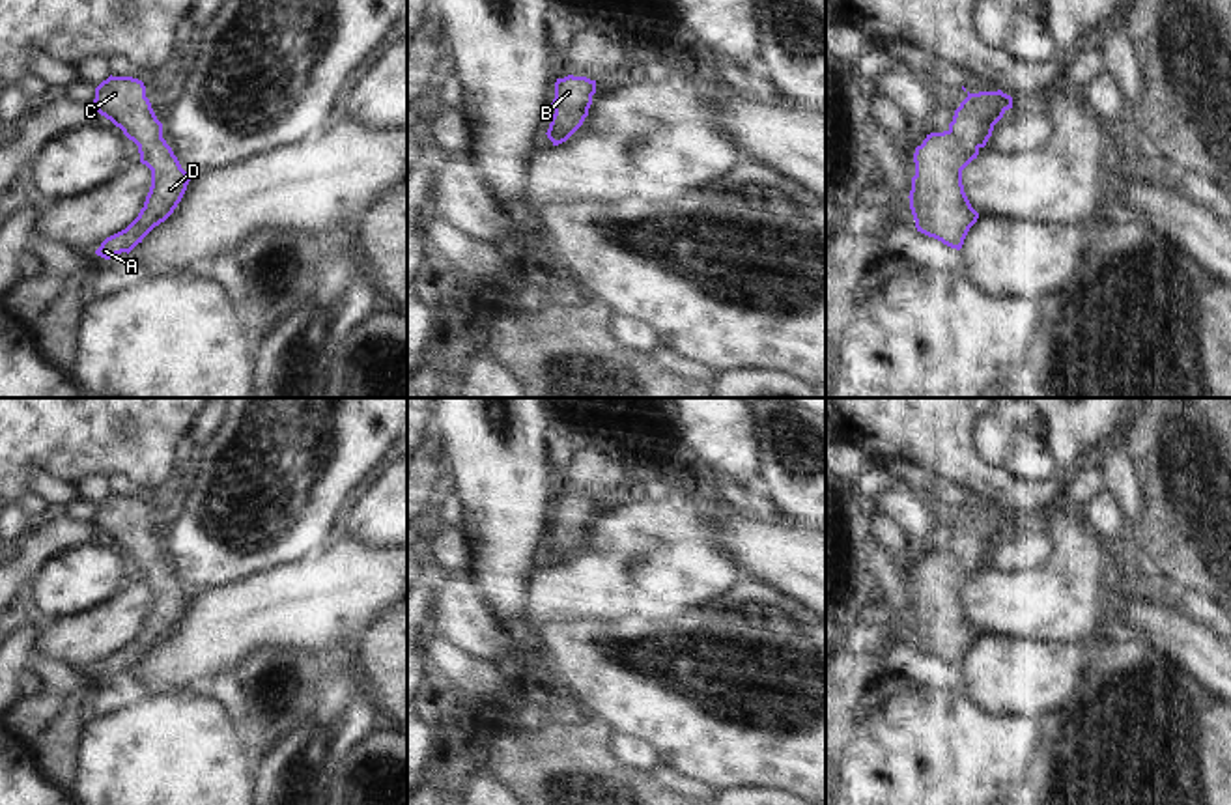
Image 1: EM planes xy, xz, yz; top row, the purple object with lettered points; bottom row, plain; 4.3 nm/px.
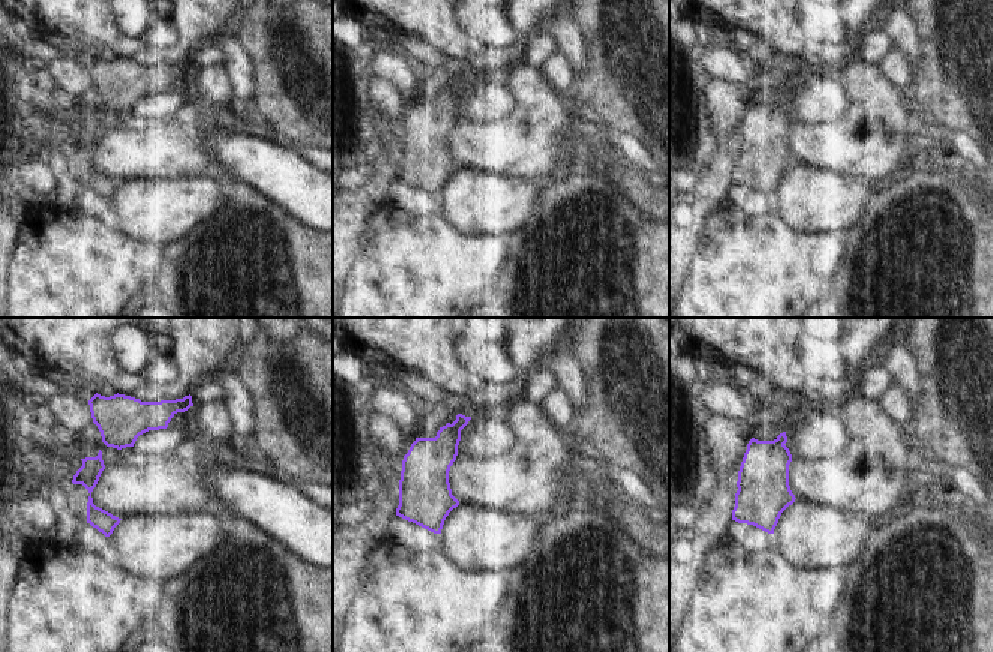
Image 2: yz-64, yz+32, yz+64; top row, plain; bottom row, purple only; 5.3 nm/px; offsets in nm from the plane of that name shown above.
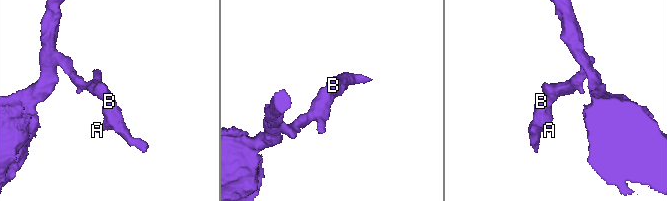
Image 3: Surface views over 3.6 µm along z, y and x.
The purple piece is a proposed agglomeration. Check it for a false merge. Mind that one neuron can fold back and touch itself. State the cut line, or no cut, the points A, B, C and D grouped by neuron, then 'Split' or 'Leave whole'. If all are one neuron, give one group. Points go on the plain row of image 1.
No split. Groups: A B C D. Leave whole.

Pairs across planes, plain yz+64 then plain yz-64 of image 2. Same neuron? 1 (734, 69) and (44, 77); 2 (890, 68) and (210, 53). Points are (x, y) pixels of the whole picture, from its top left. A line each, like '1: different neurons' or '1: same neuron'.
1: different neurons
2: different neurons

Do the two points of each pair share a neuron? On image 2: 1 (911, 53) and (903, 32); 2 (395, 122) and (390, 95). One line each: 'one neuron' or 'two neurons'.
1: one neuron
2: one neuron

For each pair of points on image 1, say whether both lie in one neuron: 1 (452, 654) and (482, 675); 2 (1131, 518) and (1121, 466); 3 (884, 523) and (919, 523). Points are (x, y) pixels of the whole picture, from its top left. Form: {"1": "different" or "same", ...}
{"1": "same", "2": "same", "3": "different"}

